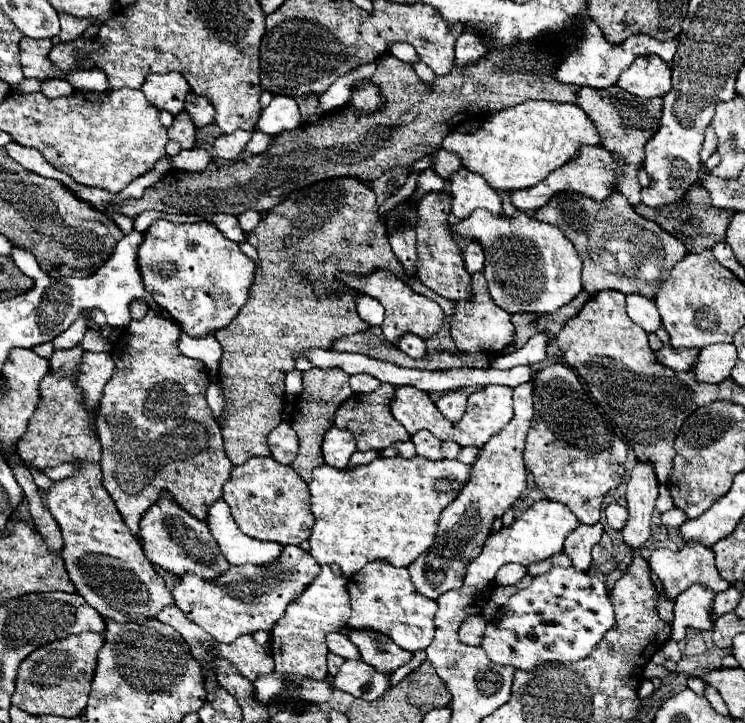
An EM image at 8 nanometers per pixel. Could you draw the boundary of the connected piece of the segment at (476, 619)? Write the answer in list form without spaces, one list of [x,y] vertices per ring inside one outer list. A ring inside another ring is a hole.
[[[470,616],[470,620],[466,620],[466,624],[460,628],[460,640],[468,646],[480,646],[486,624],[488,622],[482,616]]]

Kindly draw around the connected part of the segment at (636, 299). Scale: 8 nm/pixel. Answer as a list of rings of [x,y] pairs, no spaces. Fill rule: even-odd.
[[[628,294],[626,296],[626,312],[634,324],[644,328],[646,332],[656,332],[662,322],[658,316],[658,310],[654,308],[654,302],[642,294]]]

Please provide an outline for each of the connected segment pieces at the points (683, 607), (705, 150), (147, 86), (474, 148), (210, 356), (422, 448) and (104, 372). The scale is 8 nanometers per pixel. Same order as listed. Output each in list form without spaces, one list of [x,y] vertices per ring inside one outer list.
[[[694,584],[684,590],[674,602],[674,622],[672,622],[672,638],[678,642],[684,638],[682,628],[696,630],[712,630],[714,622],[710,620],[710,604],[714,600],[714,592],[702,584]]]
[[[708,126],[706,132],[704,132],[704,146],[702,146],[702,152],[700,152],[700,158],[702,162],[706,162],[714,152],[716,152],[716,134],[714,134],[714,128]]]
[[[178,72],[150,74],[142,84],[142,92],[154,108],[168,110],[170,114],[176,116],[178,112],[184,110],[184,98],[190,92],[190,86],[186,84],[184,76]]]
[[[530,100],[526,104],[506,108],[488,116],[476,132],[462,134],[452,130],[442,140],[442,148],[460,156],[466,170],[482,174],[494,190],[508,192],[538,184],[550,172],[564,166],[582,144],[600,146],[600,136],[586,112],[574,104],[556,104],[546,100]]]
[[[182,332],[178,344],[180,344],[180,350],[182,350],[184,356],[204,362],[204,366],[210,370],[210,374],[216,376],[216,372],[220,370],[222,346],[218,344],[218,340],[214,336],[210,336],[210,338],[190,338]]]
[[[428,430],[416,432],[416,434],[412,436],[412,442],[414,442],[416,452],[418,452],[420,456],[426,456],[426,458],[430,458],[430,460],[442,460],[442,458],[444,458],[444,456],[442,456],[442,450],[440,450],[442,440],[436,438],[434,434],[430,434]]]
[[[84,352],[78,368],[78,388],[82,390],[84,408],[88,412],[94,412],[102,398],[104,384],[114,372],[114,360],[108,352]]]

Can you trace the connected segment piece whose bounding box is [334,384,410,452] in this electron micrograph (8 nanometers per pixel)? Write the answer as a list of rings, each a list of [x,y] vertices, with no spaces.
[[[382,384],[376,392],[372,394],[354,394],[346,402],[340,404],[340,408],[335,412],[334,425],[342,430],[350,430],[356,438],[358,450],[384,450],[394,442],[408,442],[410,434],[394,420],[390,414],[390,400],[394,396],[394,386],[392,384]]]

